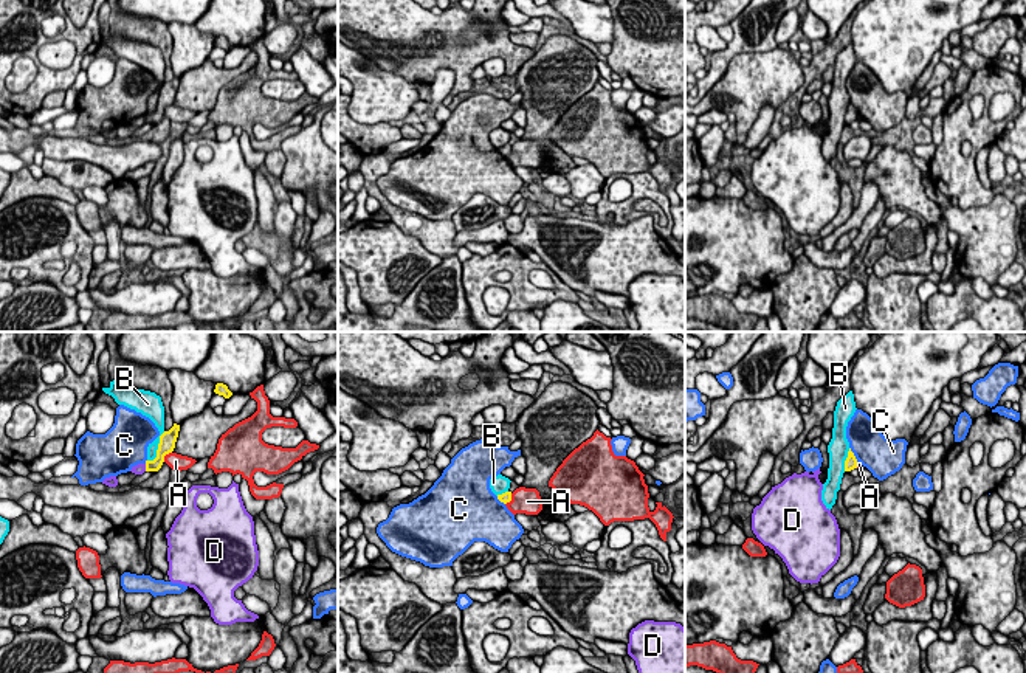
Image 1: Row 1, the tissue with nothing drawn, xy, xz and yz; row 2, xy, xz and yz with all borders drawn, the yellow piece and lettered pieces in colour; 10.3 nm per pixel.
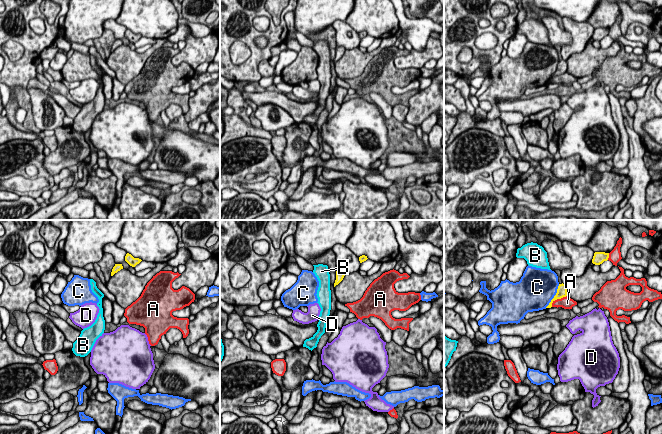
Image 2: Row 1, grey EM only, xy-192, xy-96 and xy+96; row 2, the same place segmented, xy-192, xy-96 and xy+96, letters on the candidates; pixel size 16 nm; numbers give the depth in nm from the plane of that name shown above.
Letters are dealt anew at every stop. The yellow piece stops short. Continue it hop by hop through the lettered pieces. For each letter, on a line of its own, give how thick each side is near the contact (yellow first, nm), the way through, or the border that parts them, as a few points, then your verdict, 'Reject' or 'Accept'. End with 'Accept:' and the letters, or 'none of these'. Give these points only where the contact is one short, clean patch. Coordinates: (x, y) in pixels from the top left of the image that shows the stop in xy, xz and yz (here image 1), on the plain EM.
A: Thickness 170 nm (yellow) against 160 nm. Reject
B: Thickness 170 nm (yellow) against 100 nm. Boundary: xy (165, 84), (160, 89), (157, 107), (148, 113). Reject
C: Thickness 130 nm (yellow) against 380 nm. Reject
D: Thickness 130 nm (yellow) against 120 nm. Boundary: xy (144, 117), (146, 123). Reject
Accept: none of these

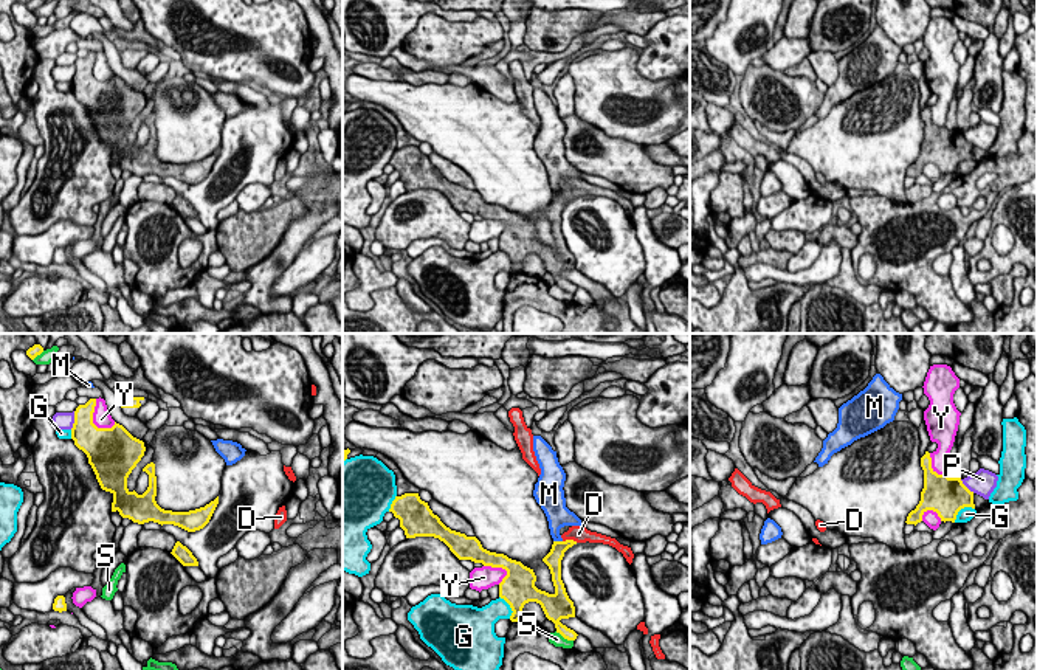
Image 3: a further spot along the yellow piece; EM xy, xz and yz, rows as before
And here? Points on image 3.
D: Thickness 160 nm (yellow) against 170 nm. Path across: xz (558, 200), (571, 193), (578, 186). Accept
G: Thickness 400 nm (yellow) against 140 nm. Reject
M: Thickness 160 nm (yellow) against 200 nm. Reject
P: Thickness 300 nm (yellow) against 190 nm. Reject
S: Thickness 140 nm (yellow) against 140 nm. Reject
Y: Thickness 320 nm (yellow) against 190 nm. Reject
Accept: D

